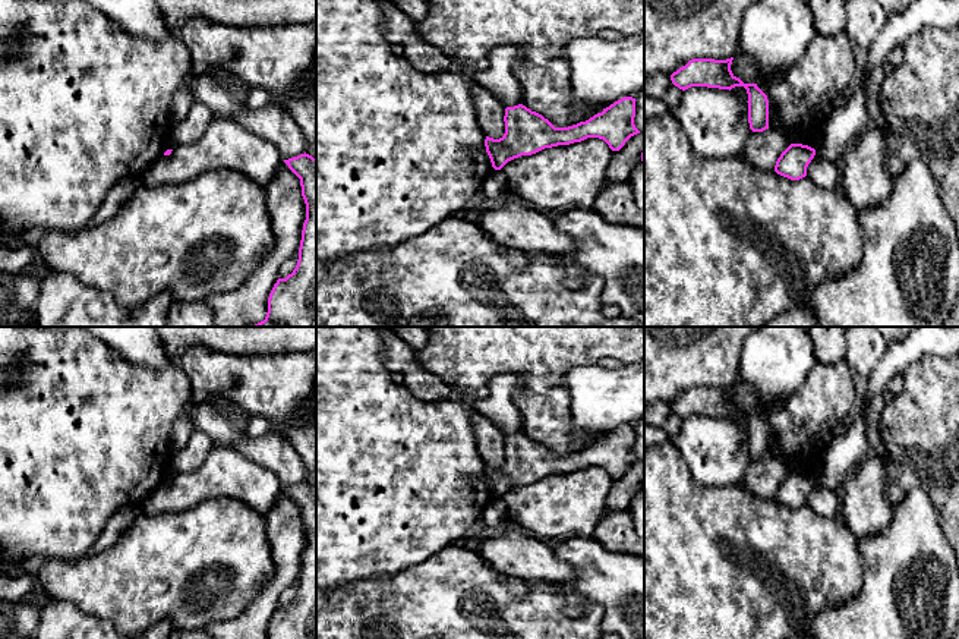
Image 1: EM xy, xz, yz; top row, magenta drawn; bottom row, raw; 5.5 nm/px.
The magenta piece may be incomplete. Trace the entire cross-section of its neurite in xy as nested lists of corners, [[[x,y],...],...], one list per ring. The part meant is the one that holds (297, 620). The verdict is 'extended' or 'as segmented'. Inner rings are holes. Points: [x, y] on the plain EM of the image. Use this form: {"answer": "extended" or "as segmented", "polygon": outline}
{"answer": "as segmented", "polygon": [[[305,481],[284,491],[300,507],[306,548],[297,594],[274,613],[268,639],[316,639],[316,487]]]}

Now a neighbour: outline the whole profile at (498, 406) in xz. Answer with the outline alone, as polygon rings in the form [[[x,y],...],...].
[[[498,375],[488,383],[488,396],[477,403],[479,412],[505,435],[521,432],[523,416],[514,405],[514,394],[524,388],[518,375]]]

